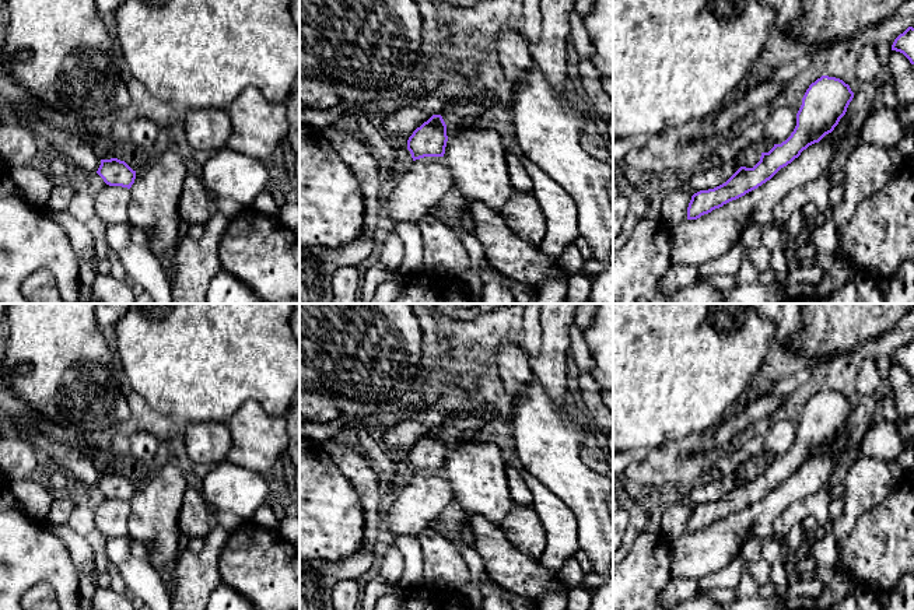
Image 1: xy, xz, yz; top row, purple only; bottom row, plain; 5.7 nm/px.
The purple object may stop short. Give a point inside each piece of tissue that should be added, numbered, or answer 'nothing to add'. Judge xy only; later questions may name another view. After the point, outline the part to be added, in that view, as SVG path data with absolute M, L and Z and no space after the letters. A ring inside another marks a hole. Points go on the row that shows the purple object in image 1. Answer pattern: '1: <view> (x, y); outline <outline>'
nothing to add

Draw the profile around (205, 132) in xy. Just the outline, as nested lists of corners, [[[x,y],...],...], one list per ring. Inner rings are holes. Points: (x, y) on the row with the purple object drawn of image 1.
[[[189,109],[179,129],[183,148],[195,158],[203,158],[225,147],[232,132],[227,109]]]

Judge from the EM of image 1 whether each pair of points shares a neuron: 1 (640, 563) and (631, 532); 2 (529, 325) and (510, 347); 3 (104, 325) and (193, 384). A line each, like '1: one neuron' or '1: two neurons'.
1: two neurons
2: two neurons
3: two neurons

